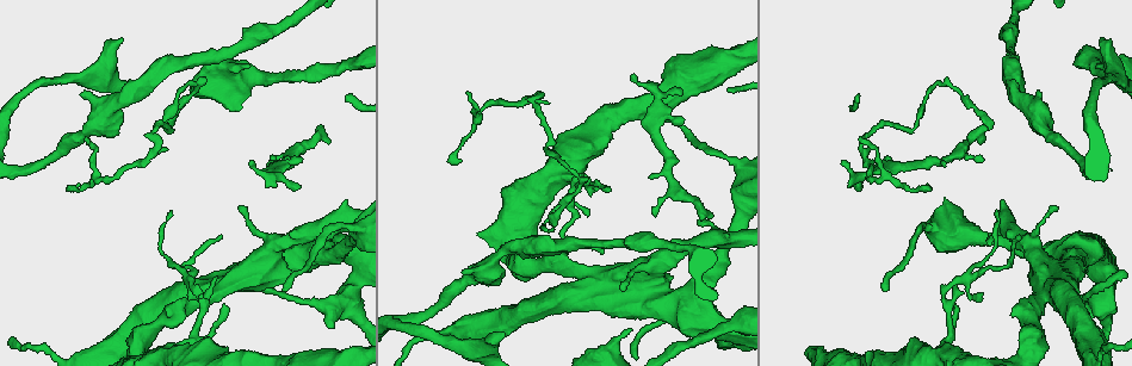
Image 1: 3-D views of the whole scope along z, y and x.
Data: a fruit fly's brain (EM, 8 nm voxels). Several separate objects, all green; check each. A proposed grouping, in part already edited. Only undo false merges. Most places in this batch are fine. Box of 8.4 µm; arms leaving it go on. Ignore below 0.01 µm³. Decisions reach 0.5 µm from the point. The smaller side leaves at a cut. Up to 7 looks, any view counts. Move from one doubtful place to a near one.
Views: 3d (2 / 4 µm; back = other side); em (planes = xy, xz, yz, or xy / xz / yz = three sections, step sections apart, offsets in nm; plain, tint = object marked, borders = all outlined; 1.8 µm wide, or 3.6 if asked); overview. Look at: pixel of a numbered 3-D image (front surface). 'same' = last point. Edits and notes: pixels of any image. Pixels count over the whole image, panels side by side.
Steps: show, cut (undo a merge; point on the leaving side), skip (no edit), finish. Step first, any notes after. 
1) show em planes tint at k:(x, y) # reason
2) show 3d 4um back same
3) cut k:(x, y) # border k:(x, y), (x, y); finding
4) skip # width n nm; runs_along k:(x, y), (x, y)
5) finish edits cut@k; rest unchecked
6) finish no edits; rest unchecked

show em 3.6um planes tint at 1:(276, 271) # abrupt turn

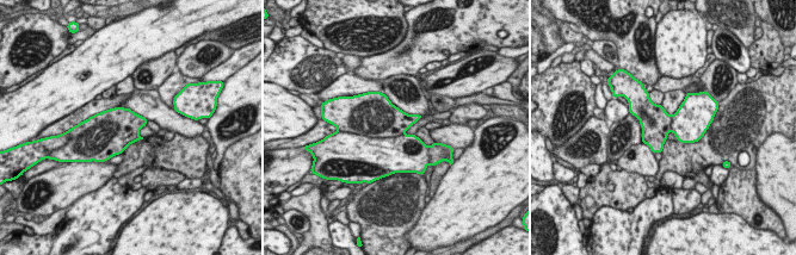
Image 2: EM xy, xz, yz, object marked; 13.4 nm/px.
skip # one neuron here

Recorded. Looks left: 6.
show em yz step 4 tint at 1:(346, 236) # four-way junction

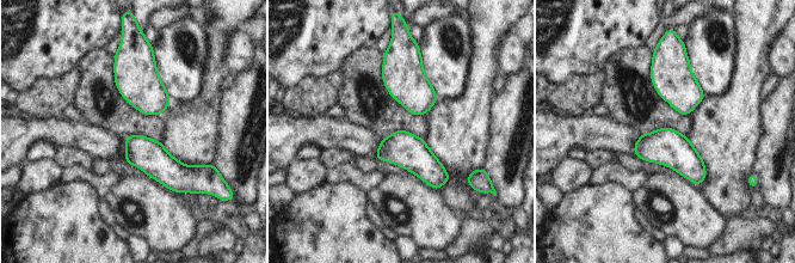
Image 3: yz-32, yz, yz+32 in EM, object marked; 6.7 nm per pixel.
show em planes tint same

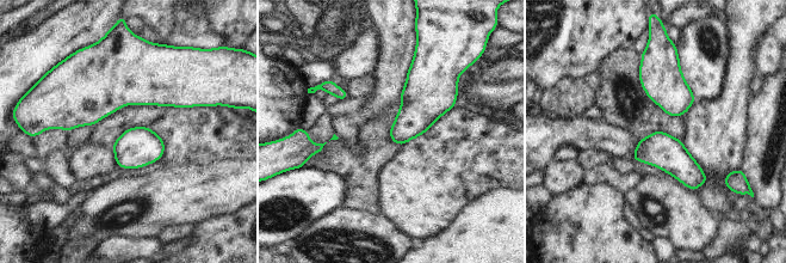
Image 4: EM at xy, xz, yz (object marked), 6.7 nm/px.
skip # all the same neuron

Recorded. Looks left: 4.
show em xy step 8 tint at 1:(272, 177) # abrupt turn

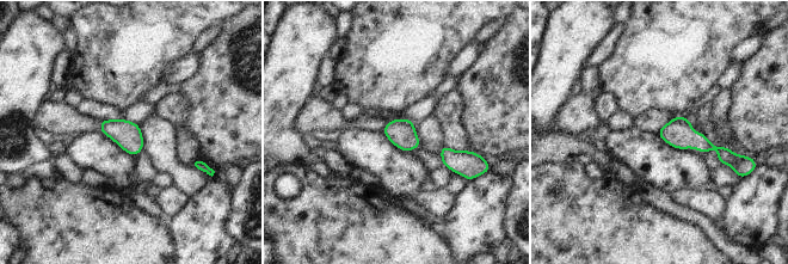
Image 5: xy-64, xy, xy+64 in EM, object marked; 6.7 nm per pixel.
skip # runs_along 5:(662, 133), (714, 146), (730, 160); all the same neuron

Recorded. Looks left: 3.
finish no edits; rest unchecked

